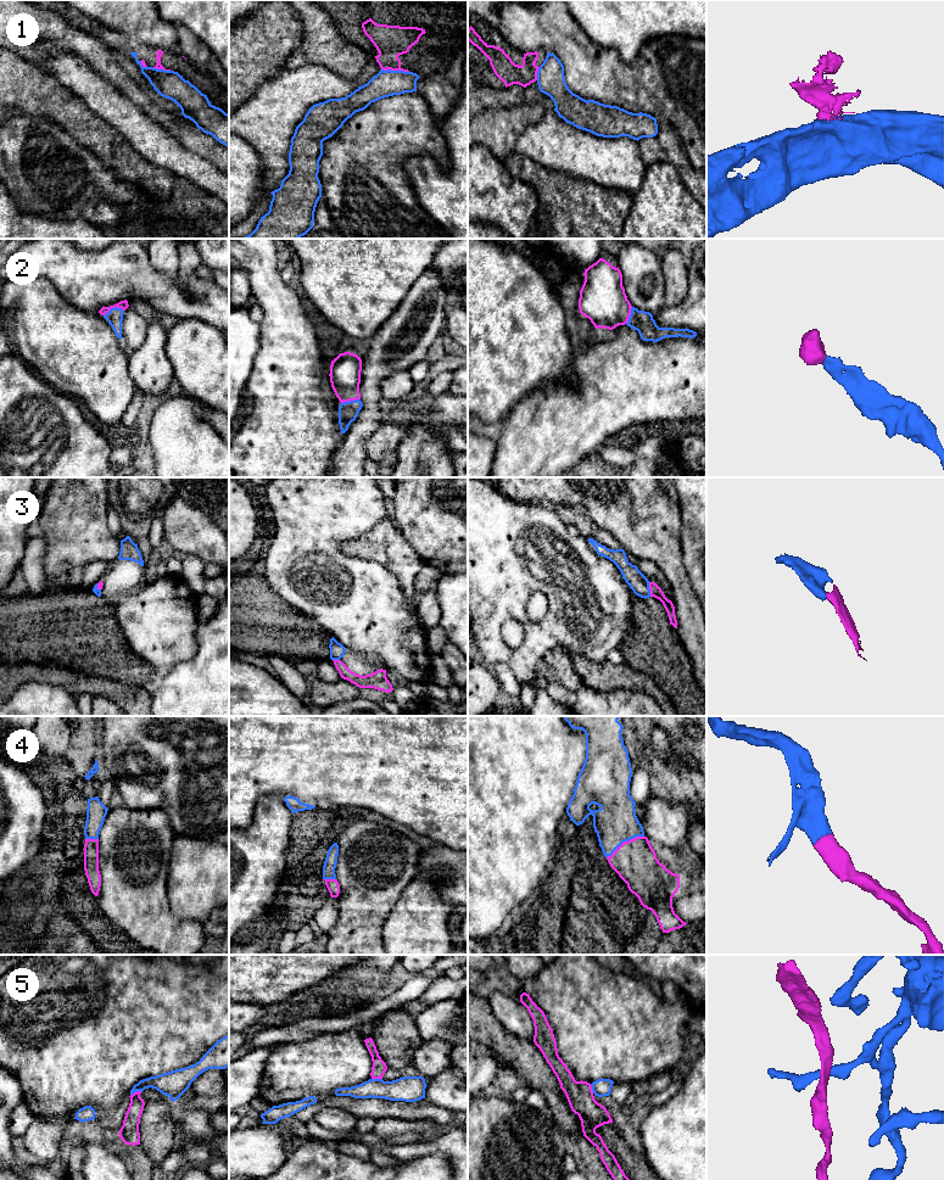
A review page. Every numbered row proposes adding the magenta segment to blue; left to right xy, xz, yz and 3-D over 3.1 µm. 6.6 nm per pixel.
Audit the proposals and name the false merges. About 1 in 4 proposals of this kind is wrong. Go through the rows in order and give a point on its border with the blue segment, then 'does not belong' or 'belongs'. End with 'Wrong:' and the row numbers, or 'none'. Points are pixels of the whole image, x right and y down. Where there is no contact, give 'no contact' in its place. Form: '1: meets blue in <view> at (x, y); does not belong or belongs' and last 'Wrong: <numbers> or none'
1: meets blue in xz at (395, 71); does not belong
2: meets blue in xy at (115, 307); belongs
3: meets blue in yz at (649, 590); belongs
4: meets blue in yz at (625, 840); belongs
5: meets blue in xy at (135, 1091); does not belong
Wrong: 1, 5

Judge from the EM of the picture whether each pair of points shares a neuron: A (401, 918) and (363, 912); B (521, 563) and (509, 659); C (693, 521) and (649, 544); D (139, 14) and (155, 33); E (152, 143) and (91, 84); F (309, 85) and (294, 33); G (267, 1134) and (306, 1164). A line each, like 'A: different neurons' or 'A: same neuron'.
A: different neurons
B: same neuron
C: different neurons
D: same neuron
E: same neuron
F: different neurons
G: different neurons

